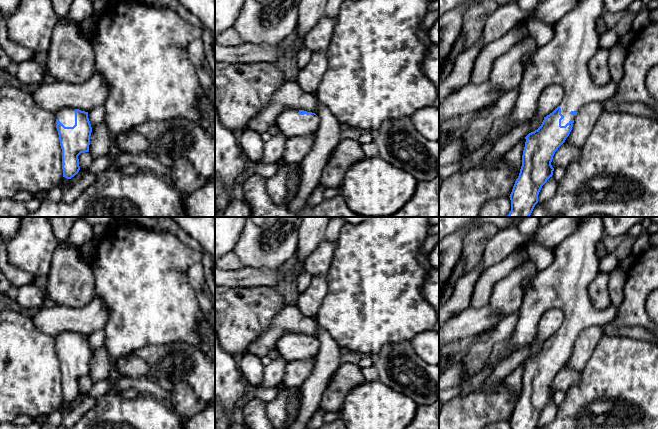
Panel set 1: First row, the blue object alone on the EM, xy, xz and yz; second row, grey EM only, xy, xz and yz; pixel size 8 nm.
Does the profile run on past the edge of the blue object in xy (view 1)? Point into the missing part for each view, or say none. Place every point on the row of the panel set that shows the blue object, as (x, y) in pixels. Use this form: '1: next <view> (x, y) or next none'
1: next xy (66, 116)

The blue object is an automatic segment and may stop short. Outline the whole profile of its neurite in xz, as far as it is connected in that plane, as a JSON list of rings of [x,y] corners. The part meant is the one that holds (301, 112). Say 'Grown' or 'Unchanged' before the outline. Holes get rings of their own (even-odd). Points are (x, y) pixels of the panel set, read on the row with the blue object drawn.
Grown. [[[286,109],[278,116],[276,125],[289,139],[316,133],[320,125],[320,119],[312,112]]]

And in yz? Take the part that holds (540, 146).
Grown. [[[578,0],[574,8],[555,23],[552,40],[542,47],[537,47],[530,65],[525,68],[522,81],[518,86],[519,94],[516,103],[506,117],[505,126],[500,128],[499,137],[535,116],[540,93],[547,86],[560,84],[564,89],[564,97],[560,105],[544,117],[541,126],[525,137],[522,166],[509,196],[511,211],[506,217],[529,217],[531,215],[538,203],[538,195],[542,186],[553,175],[554,168],[551,165],[553,156],[569,136],[578,111],[592,101],[603,102],[612,98],[617,91],[617,83],[610,82],[599,87],[593,83],[589,74],[589,60],[600,48],[596,21],[603,9],[603,0]]]

